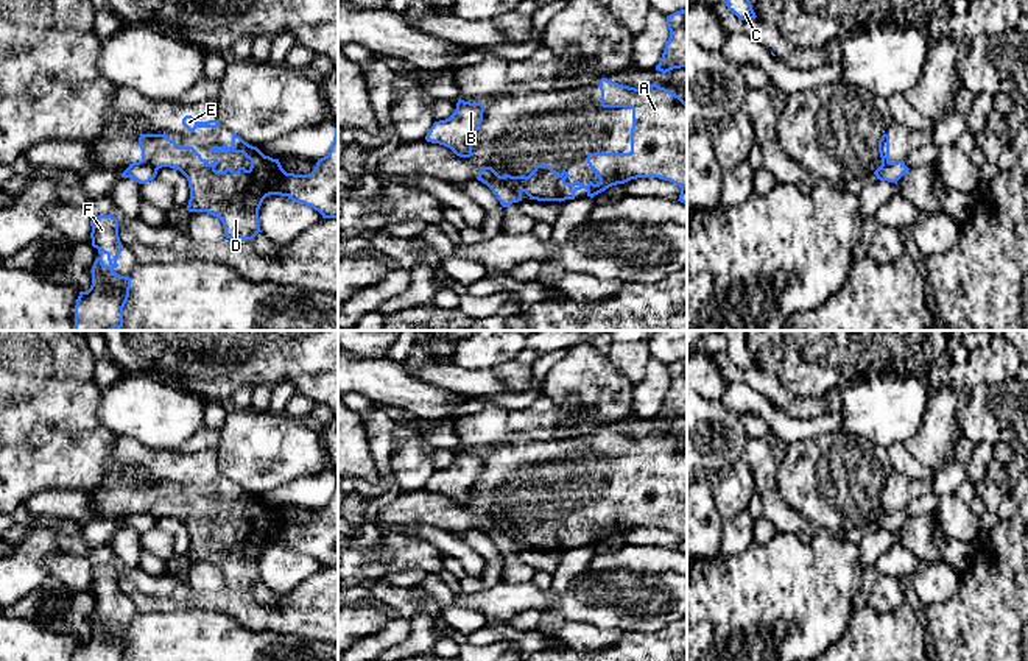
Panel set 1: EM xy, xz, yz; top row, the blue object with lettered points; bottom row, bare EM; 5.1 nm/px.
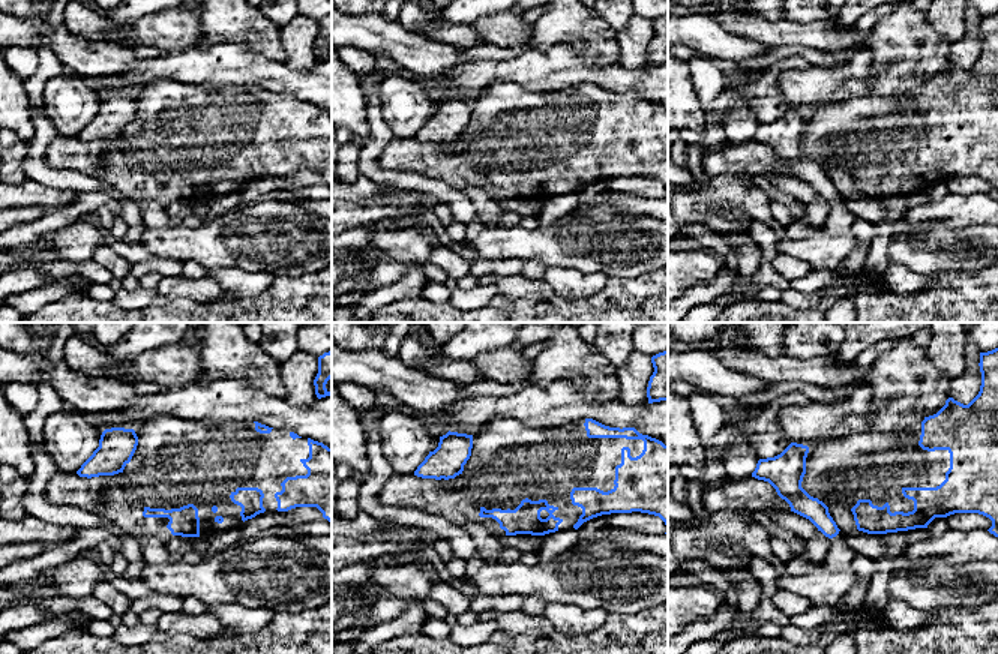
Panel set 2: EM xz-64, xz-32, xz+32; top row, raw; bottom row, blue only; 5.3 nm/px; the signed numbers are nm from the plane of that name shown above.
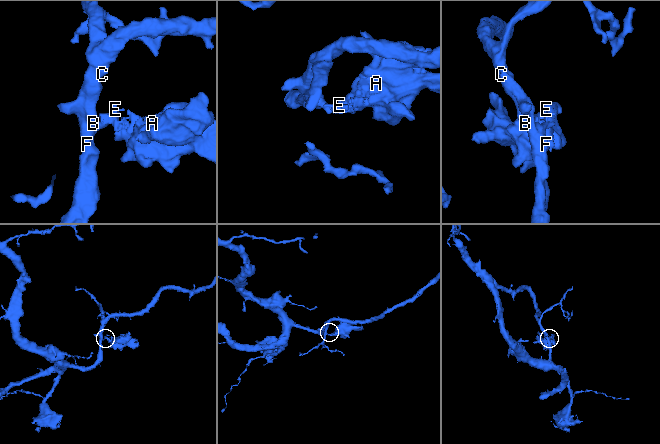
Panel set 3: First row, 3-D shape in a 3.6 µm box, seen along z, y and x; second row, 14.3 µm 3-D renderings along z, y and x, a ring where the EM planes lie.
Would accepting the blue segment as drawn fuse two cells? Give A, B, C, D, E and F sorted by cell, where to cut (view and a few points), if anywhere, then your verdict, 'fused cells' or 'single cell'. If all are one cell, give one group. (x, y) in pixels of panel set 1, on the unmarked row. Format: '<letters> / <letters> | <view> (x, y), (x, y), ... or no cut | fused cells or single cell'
A D E / B C F | xz (500, 526), (521, 549) | fused cells

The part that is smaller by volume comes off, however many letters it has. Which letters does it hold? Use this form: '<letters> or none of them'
A, D, E

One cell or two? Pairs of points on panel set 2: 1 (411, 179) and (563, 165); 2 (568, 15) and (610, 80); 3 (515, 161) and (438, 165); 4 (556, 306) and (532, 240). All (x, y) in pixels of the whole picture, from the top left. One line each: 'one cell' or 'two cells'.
1: two cells
2: two cells
3: one cell
4: two cells

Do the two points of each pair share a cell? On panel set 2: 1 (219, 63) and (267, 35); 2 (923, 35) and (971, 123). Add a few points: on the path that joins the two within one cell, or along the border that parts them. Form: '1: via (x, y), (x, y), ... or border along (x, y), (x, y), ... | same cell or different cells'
1: border along (210, 47), (219, 42), (236, 42), (278, 63) | different cells
2: border along (949, 60), (944, 65) | different cells

